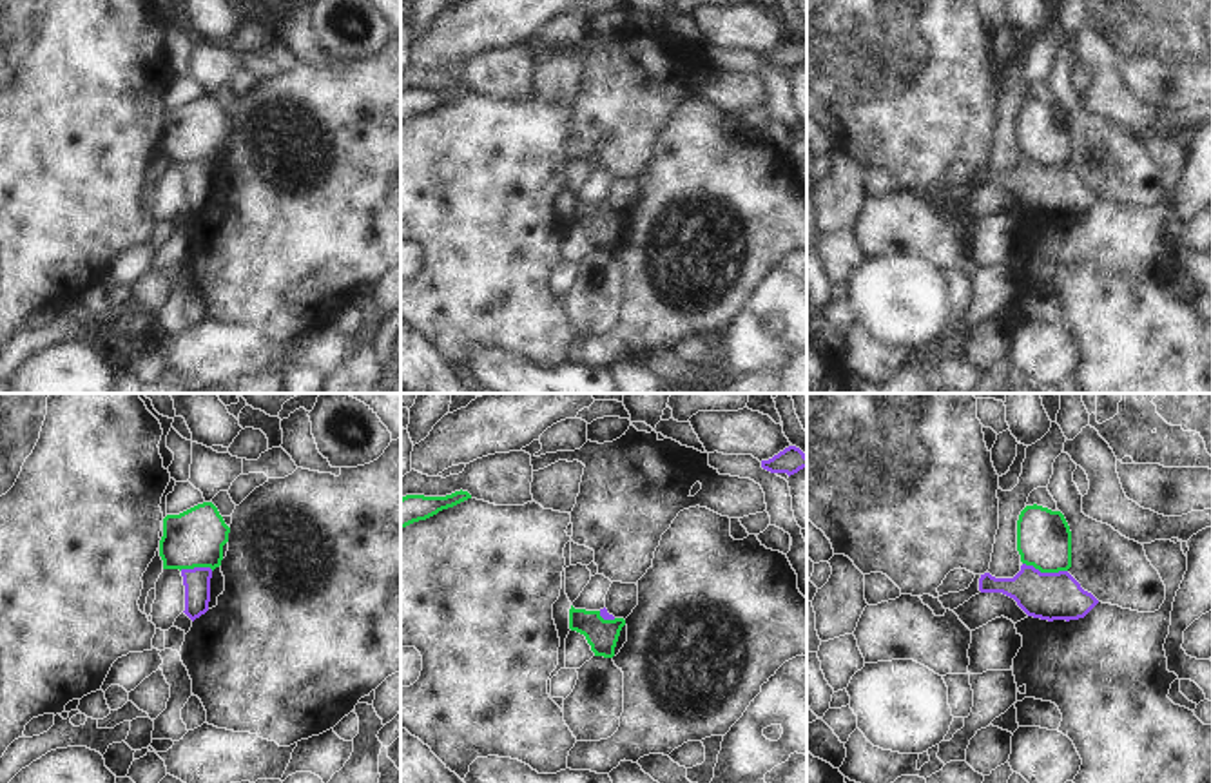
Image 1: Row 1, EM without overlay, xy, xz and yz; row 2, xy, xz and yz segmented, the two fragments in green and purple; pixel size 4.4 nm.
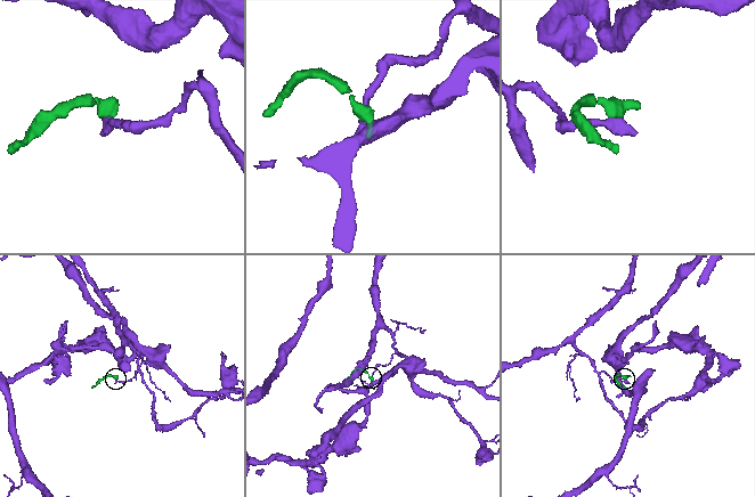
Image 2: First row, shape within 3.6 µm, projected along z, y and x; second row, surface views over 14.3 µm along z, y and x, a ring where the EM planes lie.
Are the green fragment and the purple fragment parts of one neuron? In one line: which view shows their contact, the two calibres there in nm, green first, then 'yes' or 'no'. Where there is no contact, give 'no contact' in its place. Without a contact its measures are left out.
yz | 240/220 nm | no

